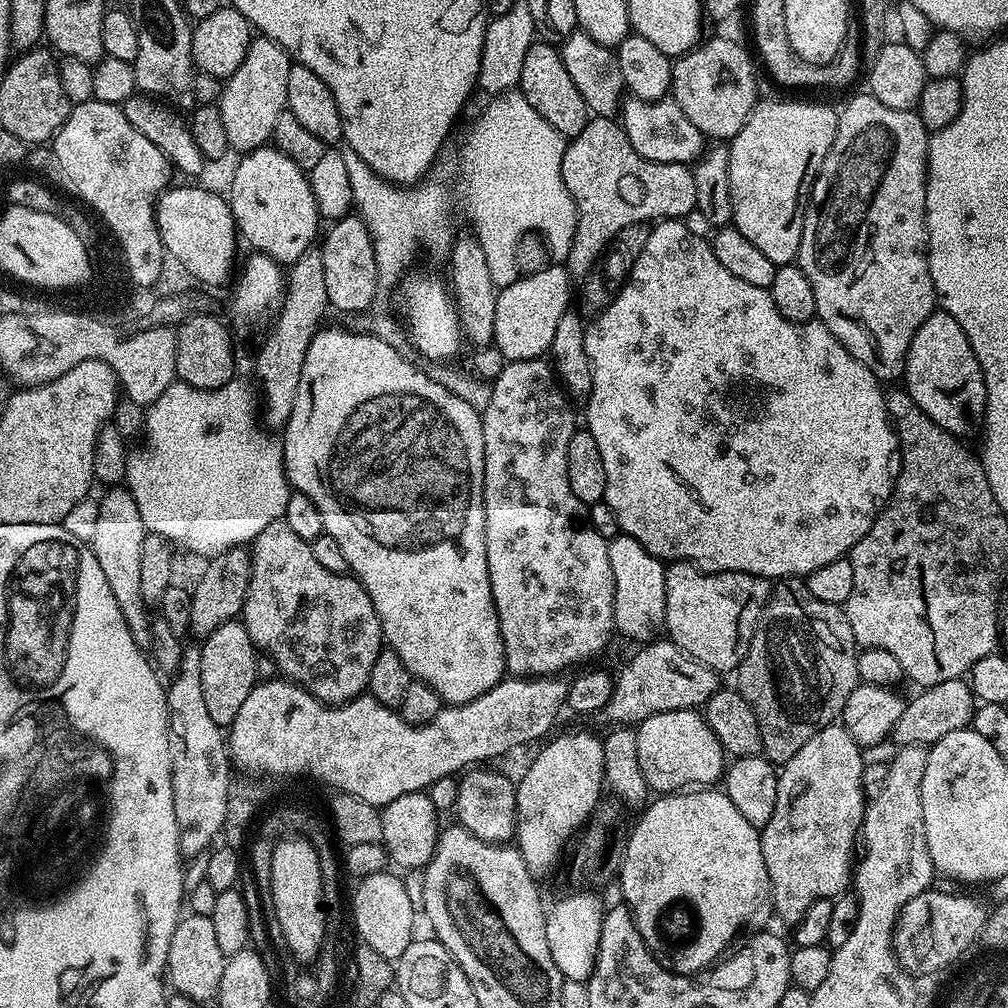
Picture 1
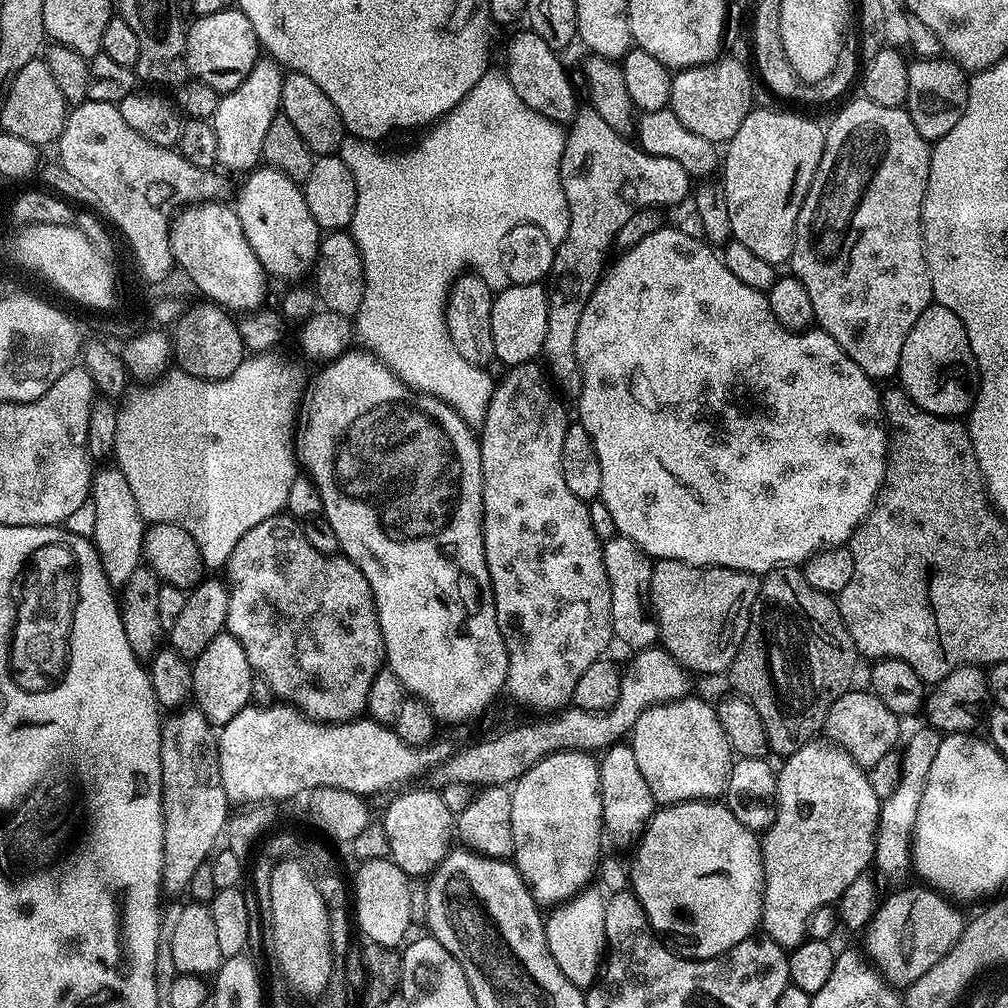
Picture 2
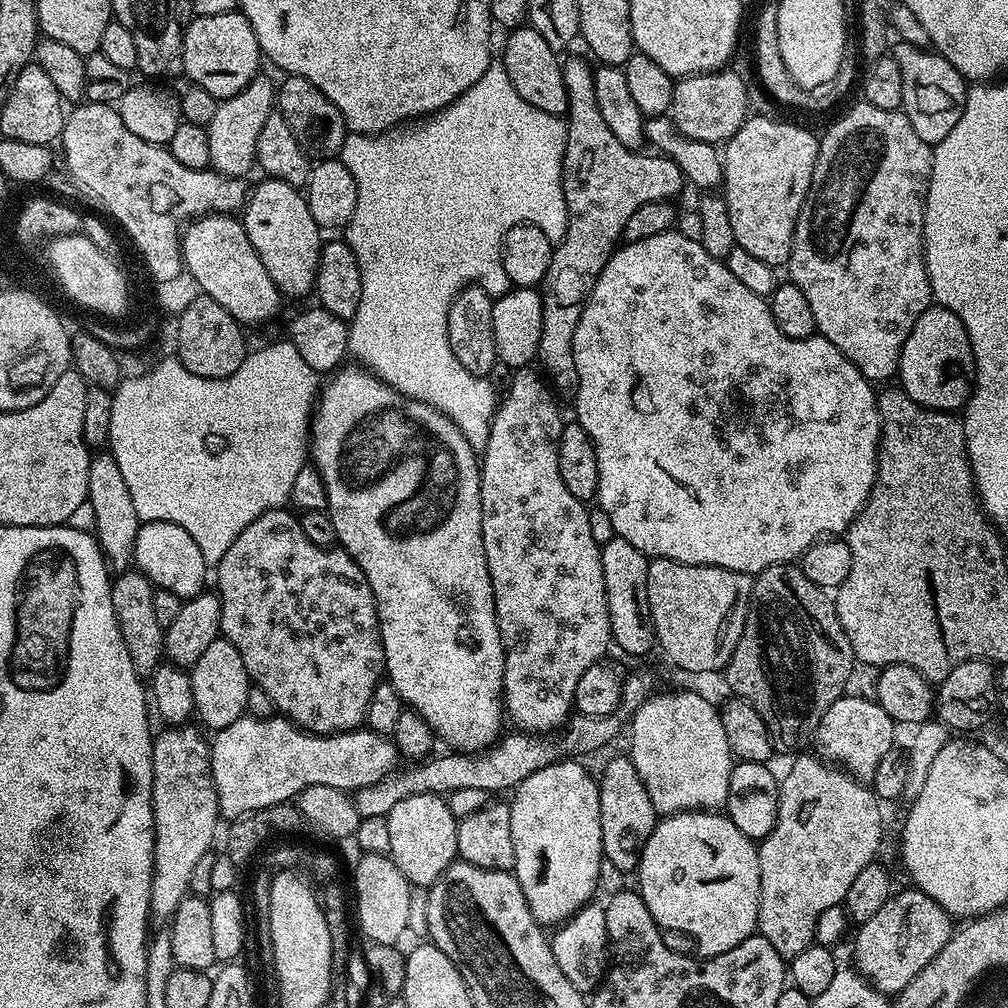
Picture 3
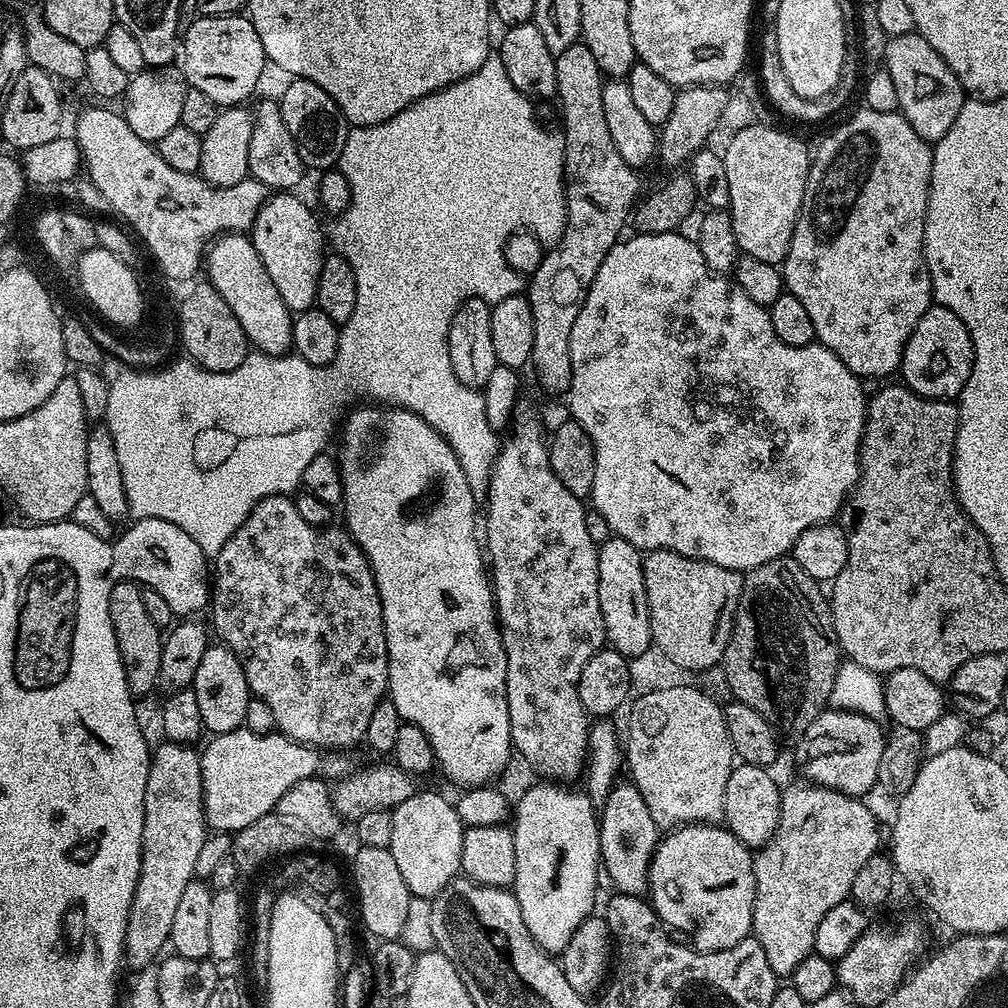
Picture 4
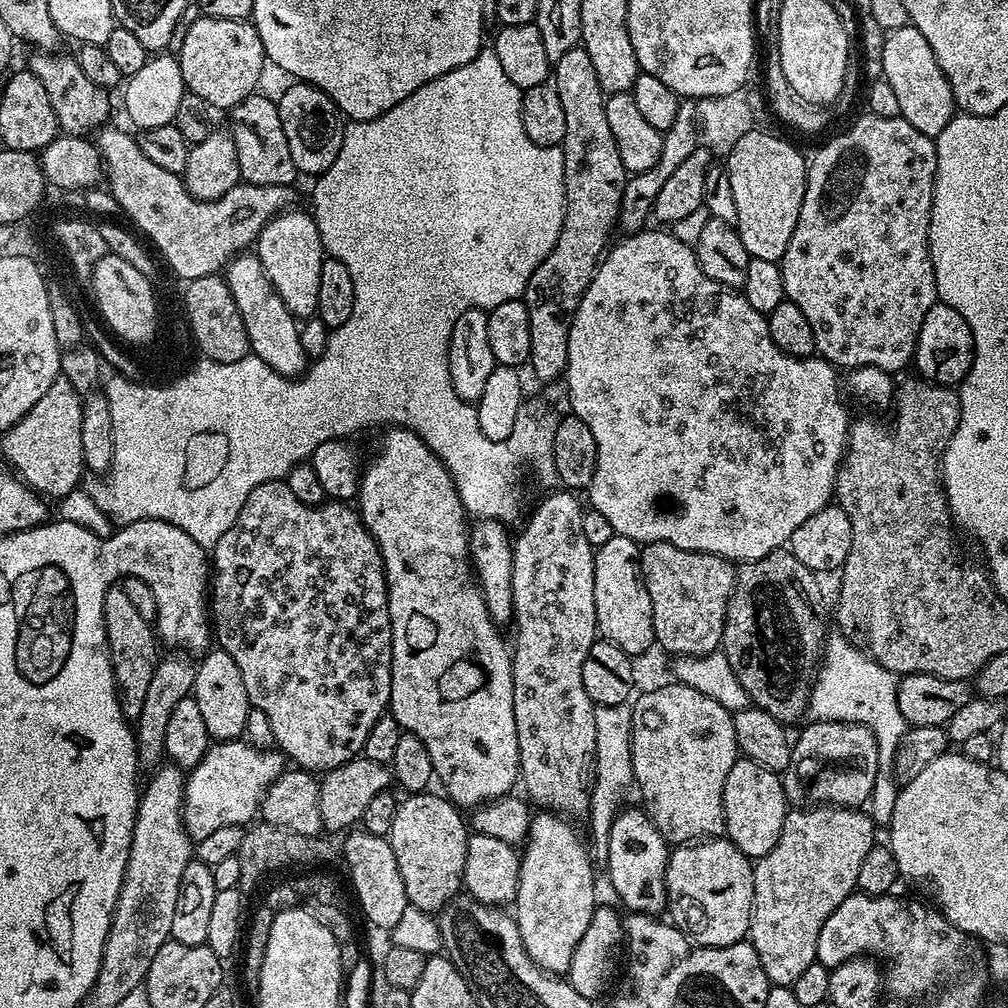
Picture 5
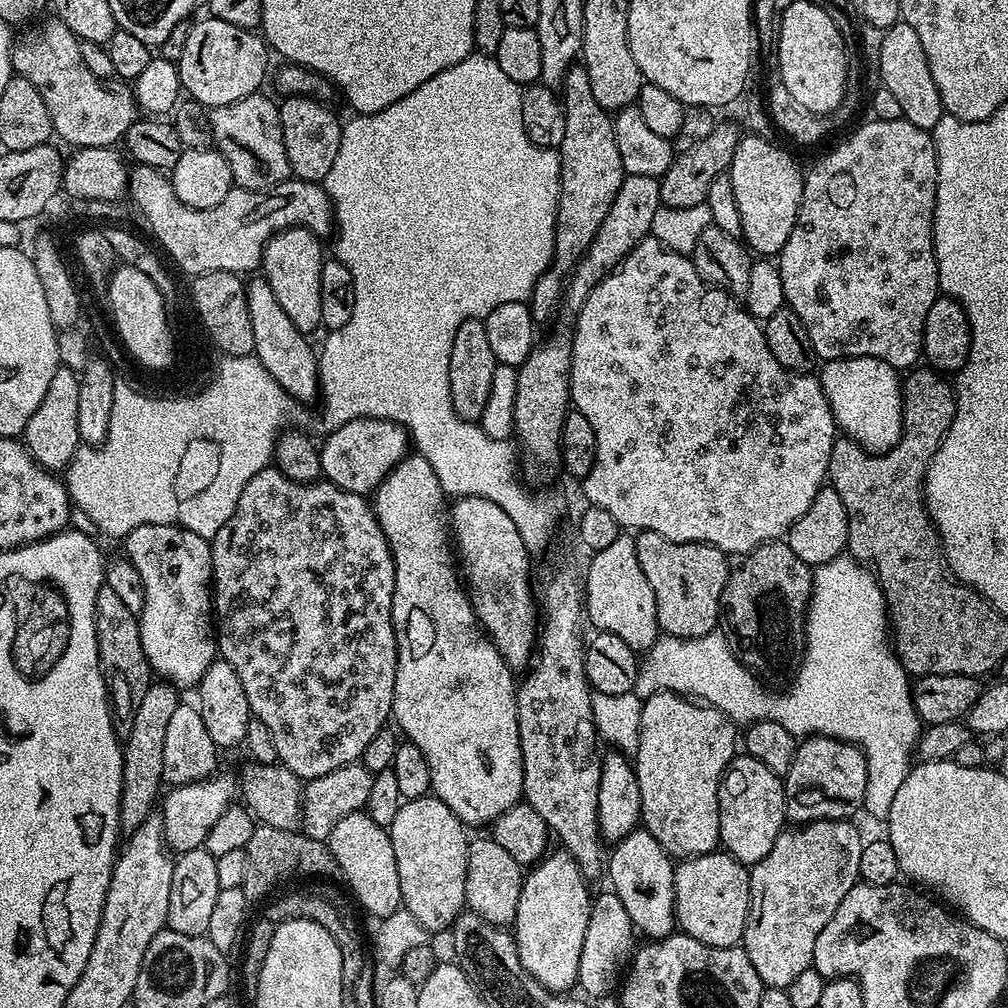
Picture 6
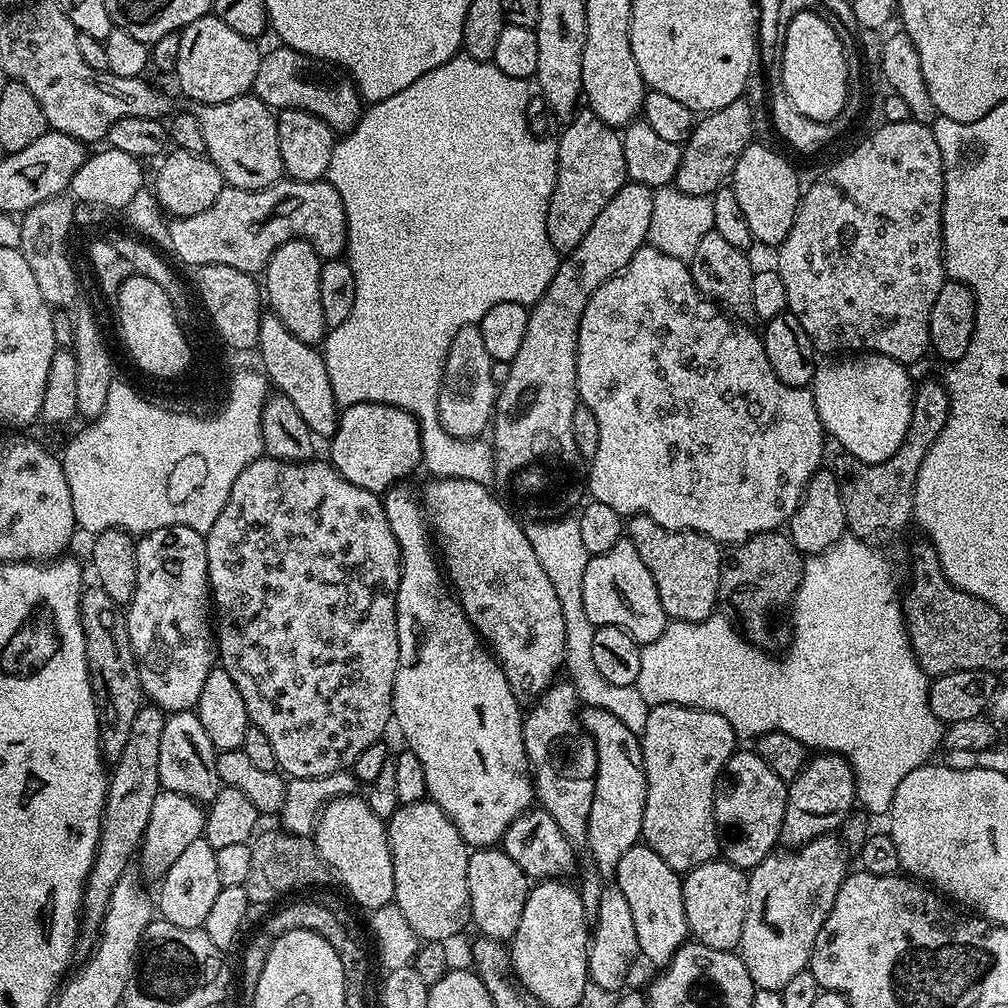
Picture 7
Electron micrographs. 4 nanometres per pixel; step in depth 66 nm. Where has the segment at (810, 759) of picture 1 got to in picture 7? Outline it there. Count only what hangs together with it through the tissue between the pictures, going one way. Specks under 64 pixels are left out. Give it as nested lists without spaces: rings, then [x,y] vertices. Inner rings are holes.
[[[839,835],[818,836],[800,848],[773,851],[772,855],[747,873],[748,909],[738,954],[744,960],[746,970],[750,970],[750,978],[757,988],[779,993],[786,982],[794,978],[794,974],[809,967],[816,950],[818,934],[824,930],[824,919],[832,914],[834,902],[840,898],[840,887],[846,883],[850,872],[843,847],[845,845]]]

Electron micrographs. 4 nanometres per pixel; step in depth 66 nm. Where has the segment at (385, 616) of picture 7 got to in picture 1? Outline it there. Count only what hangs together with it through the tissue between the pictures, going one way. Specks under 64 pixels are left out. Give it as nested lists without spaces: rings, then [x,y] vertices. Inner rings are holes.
[[[283,518],[270,522],[270,526],[266,526],[266,530],[262,530],[262,534],[258,534],[255,540],[251,541],[250,551],[254,557],[252,561],[252,581],[246,594],[242,623],[250,634],[253,644],[256,645],[257,649],[263,655],[265,652],[276,663],[276,668],[280,671],[277,673],[281,677],[291,680],[293,684],[298,684],[301,688],[305,688],[315,700],[321,700],[324,704],[335,706],[337,704],[346,704],[349,700],[356,699],[357,696],[361,695],[367,689],[368,683],[370,682],[370,670],[374,670],[374,658],[378,658],[382,647],[380,619],[374,610],[374,602],[370,602],[370,594],[366,594],[366,590],[360,585],[360,581],[351,575],[345,574],[339,576],[323,568],[314,559],[311,543],[302,538],[298,538],[298,534],[294,534],[294,530],[290,530],[290,526]]]

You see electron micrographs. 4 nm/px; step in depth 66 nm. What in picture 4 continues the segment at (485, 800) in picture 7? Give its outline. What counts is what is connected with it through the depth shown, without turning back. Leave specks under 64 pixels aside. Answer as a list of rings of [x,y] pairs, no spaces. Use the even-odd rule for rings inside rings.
[[[356,406],[351,409],[343,417],[342,427],[338,432],[338,440],[340,436],[340,456],[338,455],[338,471],[340,473],[340,485],[344,491],[342,499],[342,509],[344,508],[344,520],[347,532],[352,535],[352,541],[363,550],[365,558],[368,559],[368,565],[372,567],[374,574],[374,582],[378,586],[378,594],[382,602],[382,614],[384,615],[384,629],[386,630],[386,646],[388,647],[388,691],[387,699],[394,702],[394,706],[398,706],[398,714],[401,721],[405,724],[417,724],[418,727],[426,733],[426,738],[430,738],[430,746],[434,746],[434,754],[439,771],[444,771],[450,779],[456,784],[461,784],[461,789],[482,788],[493,783],[495,776],[500,776],[504,772],[504,767],[508,764],[508,759],[514,756],[514,745],[512,735],[510,734],[510,714],[508,713],[508,703],[506,702],[506,654],[504,653],[504,643],[500,637],[500,625],[496,614],[496,605],[494,603],[494,593],[492,591],[492,581],[490,579],[489,569],[486,567],[486,556],[482,551],[482,540],[476,537],[476,528],[478,532],[478,520],[476,524],[476,504],[478,498],[472,492],[470,482],[466,482],[466,474],[462,470],[462,466],[458,462],[458,458],[454,454],[454,450],[446,442],[446,438],[442,438],[438,434],[438,430],[434,430],[434,426],[430,426],[419,416],[405,408],[394,408],[391,406]]]

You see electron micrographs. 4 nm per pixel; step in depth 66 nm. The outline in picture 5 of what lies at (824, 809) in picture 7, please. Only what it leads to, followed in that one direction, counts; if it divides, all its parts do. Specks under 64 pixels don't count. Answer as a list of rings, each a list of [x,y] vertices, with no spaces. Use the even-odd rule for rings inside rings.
[[[817,720],[803,725],[800,737],[792,745],[790,766],[782,774],[784,796],[792,806],[839,806],[856,808],[871,801],[874,782],[881,775],[878,742],[872,731],[861,724],[843,724],[833,720]]]

